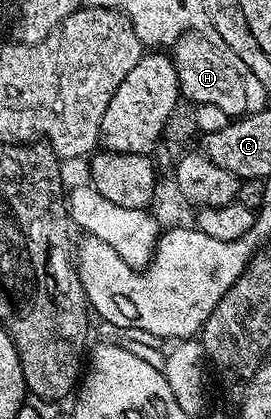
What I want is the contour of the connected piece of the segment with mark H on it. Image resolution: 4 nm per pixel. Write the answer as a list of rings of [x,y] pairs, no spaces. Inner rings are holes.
[[[197,33],[182,35],[174,42],[172,58],[178,74],[178,89],[183,100],[191,99],[191,104],[194,105],[199,103],[217,105],[231,117],[247,114],[244,85],[240,81],[240,73],[232,69],[229,58],[219,50],[214,39],[205,39],[203,35]]]

